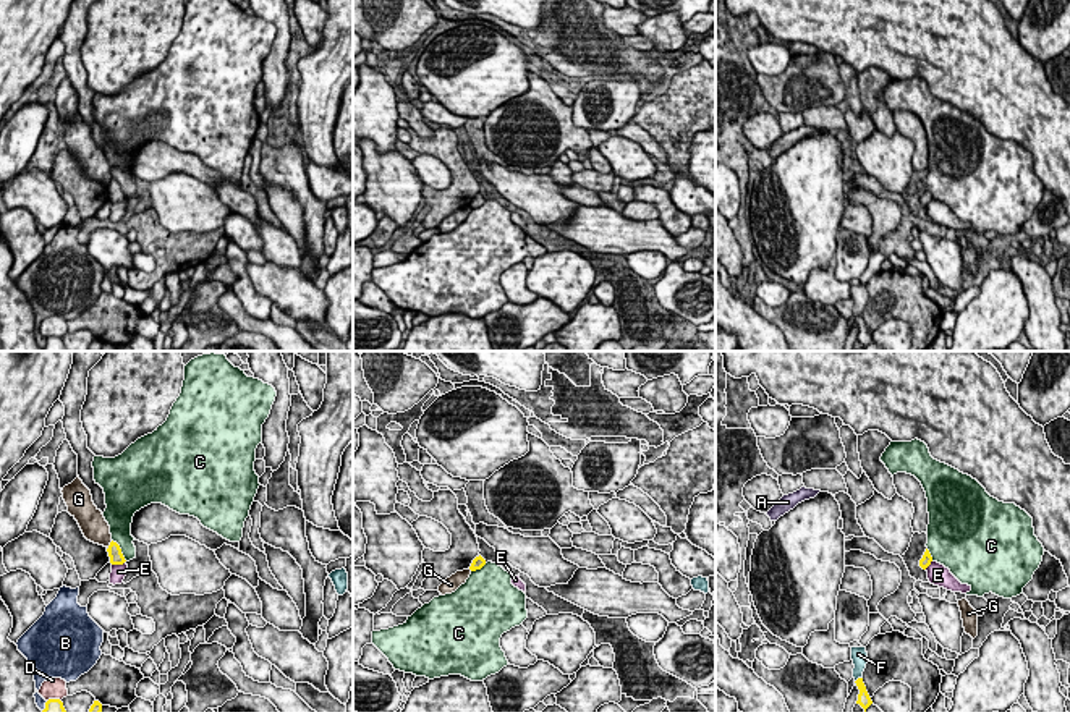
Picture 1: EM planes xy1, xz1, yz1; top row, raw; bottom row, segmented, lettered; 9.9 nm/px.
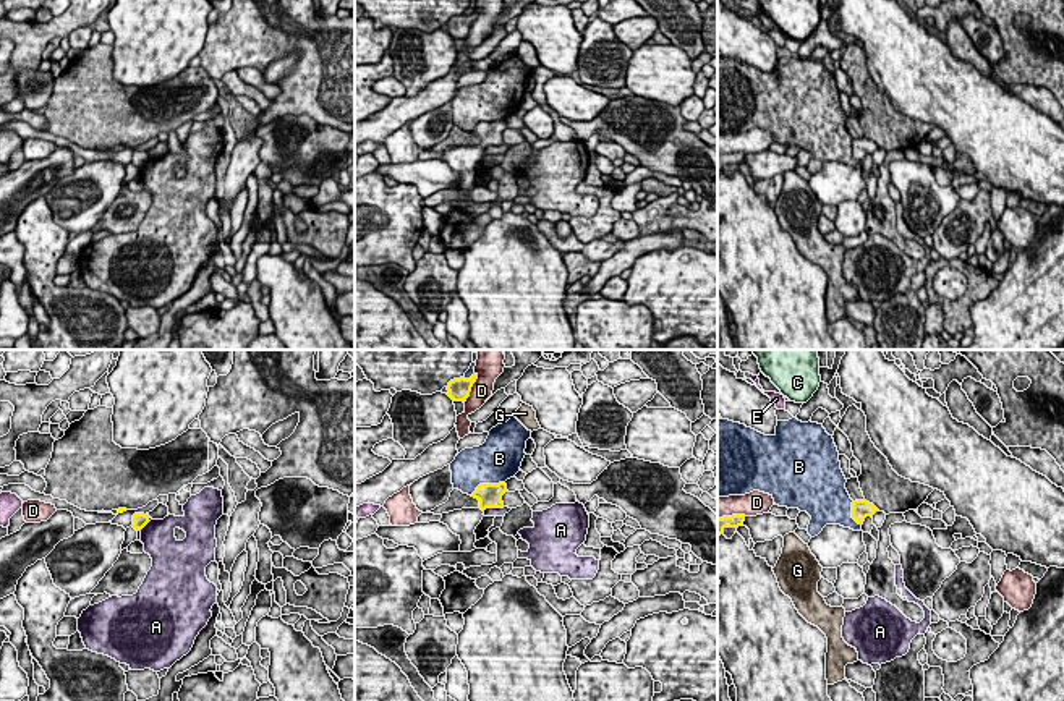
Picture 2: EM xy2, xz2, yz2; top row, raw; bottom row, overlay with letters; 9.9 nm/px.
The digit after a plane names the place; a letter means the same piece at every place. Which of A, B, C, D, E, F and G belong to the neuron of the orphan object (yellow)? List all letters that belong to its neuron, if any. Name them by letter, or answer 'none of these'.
none of these

